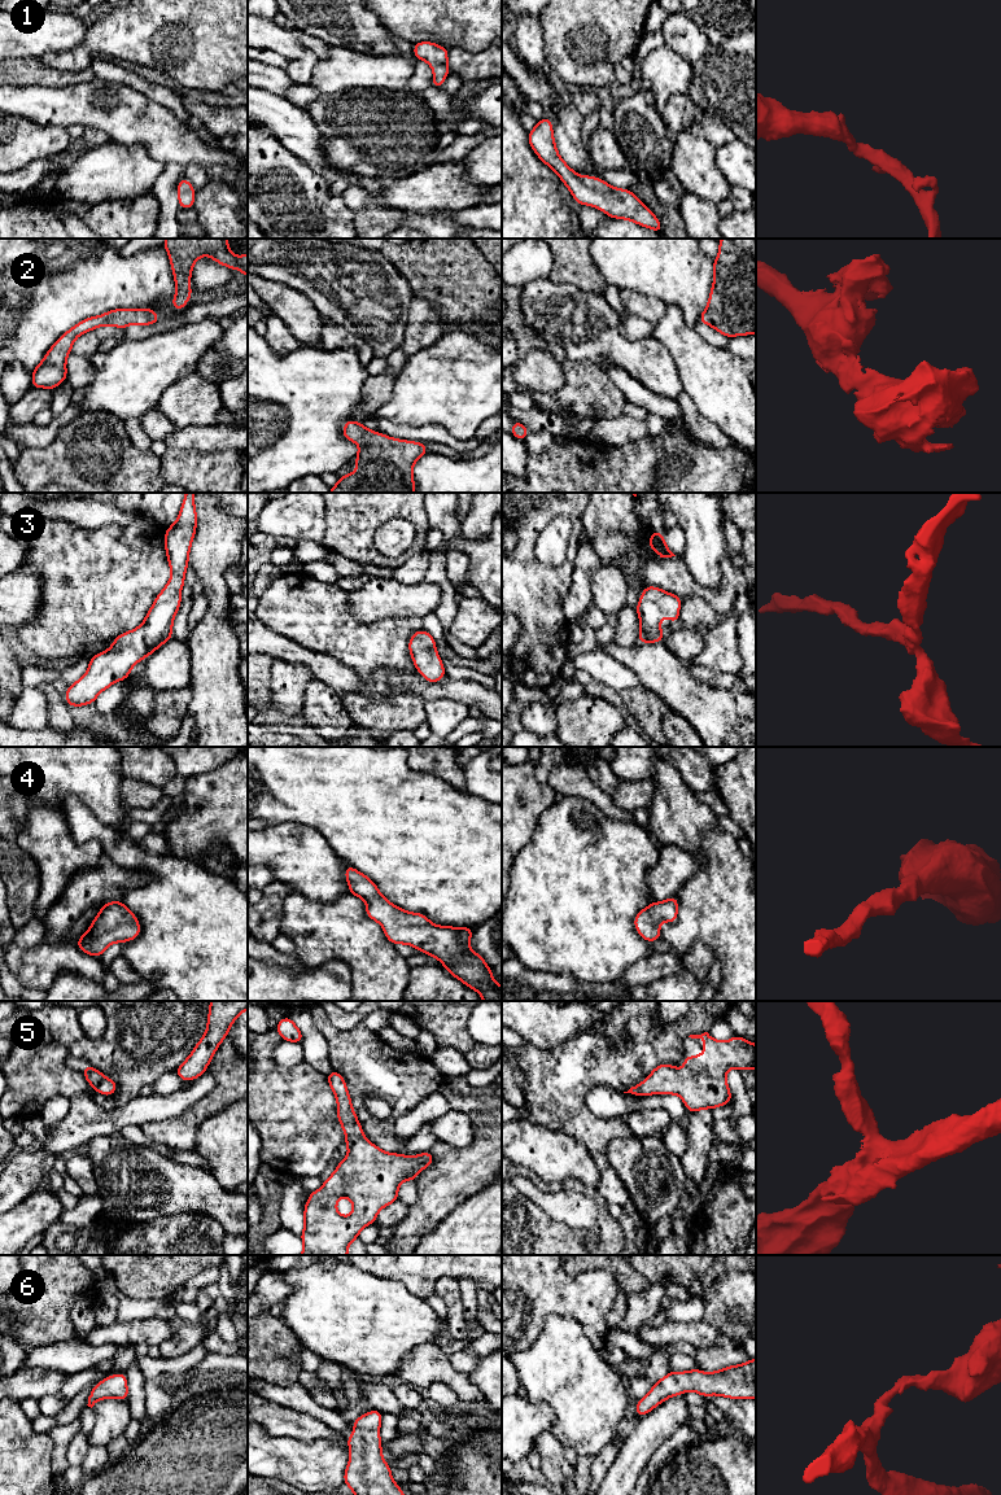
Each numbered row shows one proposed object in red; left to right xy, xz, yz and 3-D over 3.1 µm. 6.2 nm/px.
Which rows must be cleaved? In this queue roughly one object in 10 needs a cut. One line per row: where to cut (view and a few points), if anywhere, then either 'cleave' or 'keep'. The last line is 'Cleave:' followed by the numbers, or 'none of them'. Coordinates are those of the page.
1: no cut | keep
2: no cut | keep
3: no cut | keep
4: no cut | keep
5: no cut | keep
6: no cut | keep
Cleave: none of them

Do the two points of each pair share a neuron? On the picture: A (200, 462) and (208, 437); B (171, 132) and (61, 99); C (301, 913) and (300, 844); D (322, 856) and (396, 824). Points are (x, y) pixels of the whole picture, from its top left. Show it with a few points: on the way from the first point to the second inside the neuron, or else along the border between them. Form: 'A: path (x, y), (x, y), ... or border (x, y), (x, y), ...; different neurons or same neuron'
A: border (173, 447), (202, 451), (232, 450); different neurons
B: path (144, 122), (129, 117), (106, 117), (88, 106); same neuron
C: border (292, 890), (318, 903), (331, 901); different neurons
D: border (313, 829), (346, 862); different neurons

